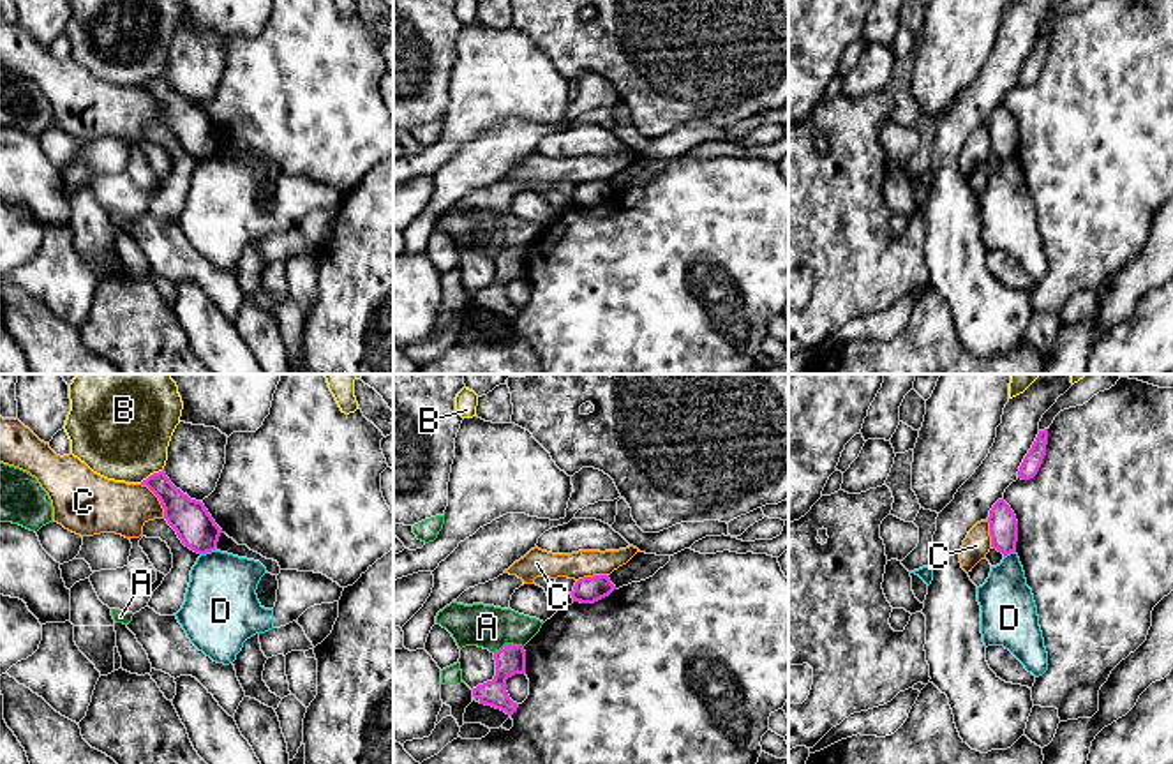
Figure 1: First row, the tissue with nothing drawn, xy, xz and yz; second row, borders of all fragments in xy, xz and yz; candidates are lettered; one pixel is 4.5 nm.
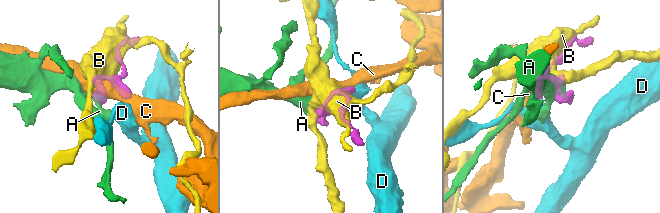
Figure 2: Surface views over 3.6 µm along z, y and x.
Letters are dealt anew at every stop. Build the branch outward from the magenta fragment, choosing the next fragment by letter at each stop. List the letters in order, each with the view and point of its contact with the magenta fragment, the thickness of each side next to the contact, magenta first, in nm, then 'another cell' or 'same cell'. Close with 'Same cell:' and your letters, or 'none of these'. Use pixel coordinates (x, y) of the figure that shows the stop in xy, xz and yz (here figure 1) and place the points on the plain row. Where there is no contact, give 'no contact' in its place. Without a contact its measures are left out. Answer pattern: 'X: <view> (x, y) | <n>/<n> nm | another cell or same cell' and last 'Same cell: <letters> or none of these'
A: xz (508, 249) | 140/200 nm | another cell
B: xy (150, 80) | 170/400 nm | another cell
C: xy (159, 104) | 180/240 nm | another cell
D: xy (207, 156) | 180/340 nm | another cell
Same cell: none of these

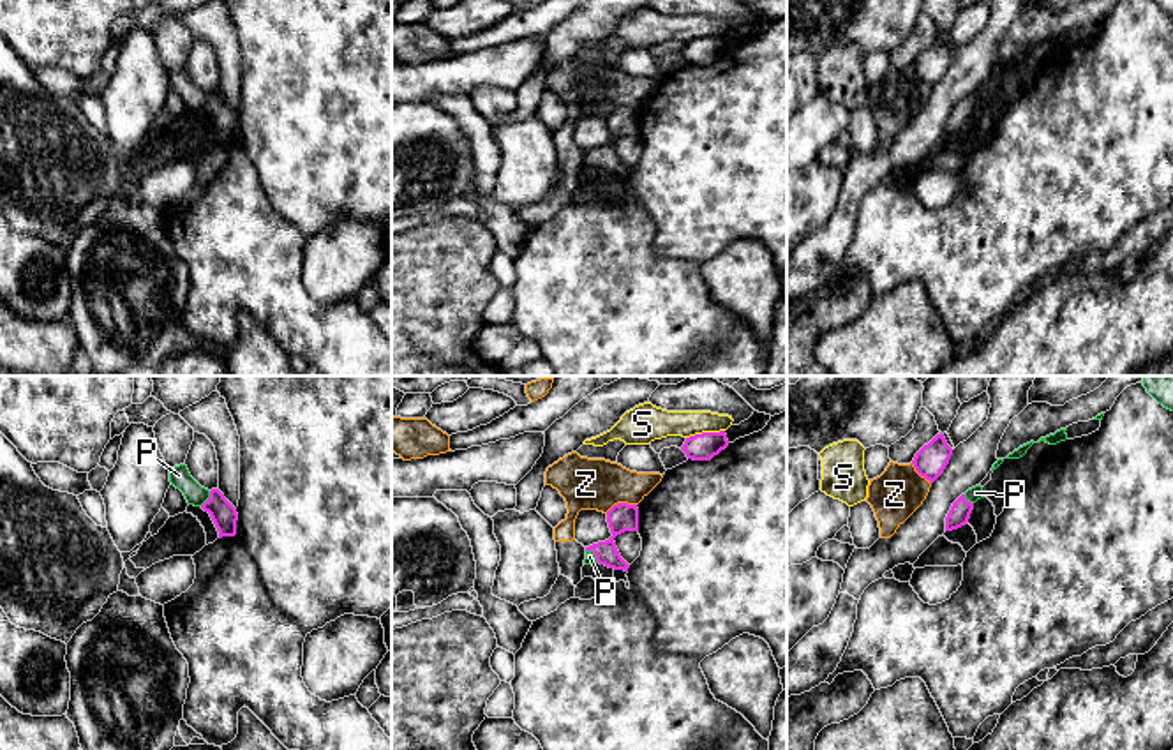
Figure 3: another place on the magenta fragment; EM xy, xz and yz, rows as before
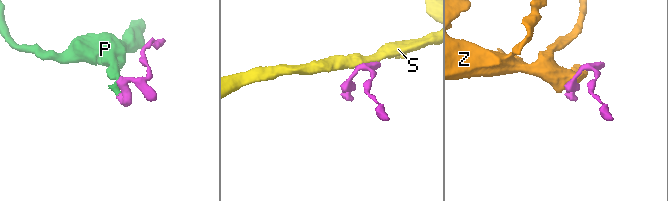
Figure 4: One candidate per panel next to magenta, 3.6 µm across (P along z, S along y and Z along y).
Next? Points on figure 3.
P: xy (209, 103) | 120/90 nm | same cell
S: xz (704, 37) | 130/150 nm | another cell
Z: xz (620, 108) | 130/240 nm | another cell
Same cell: P

